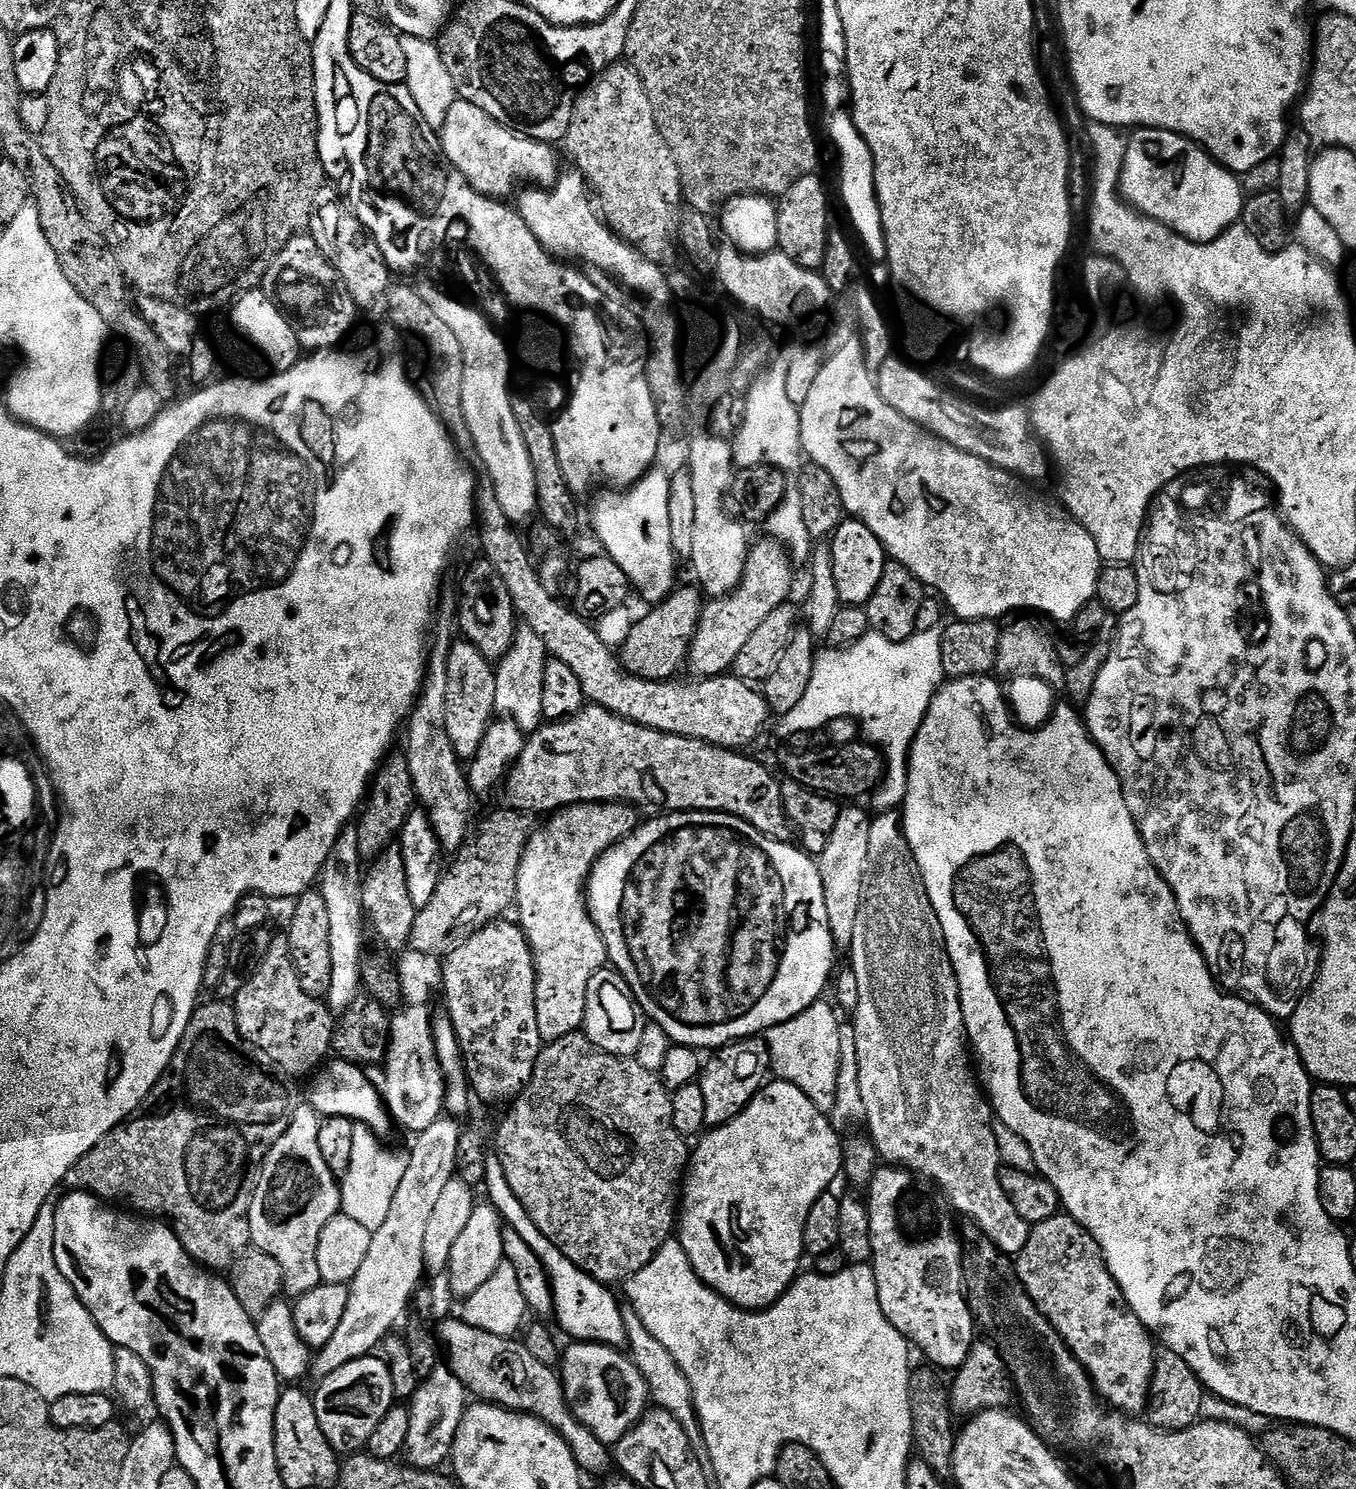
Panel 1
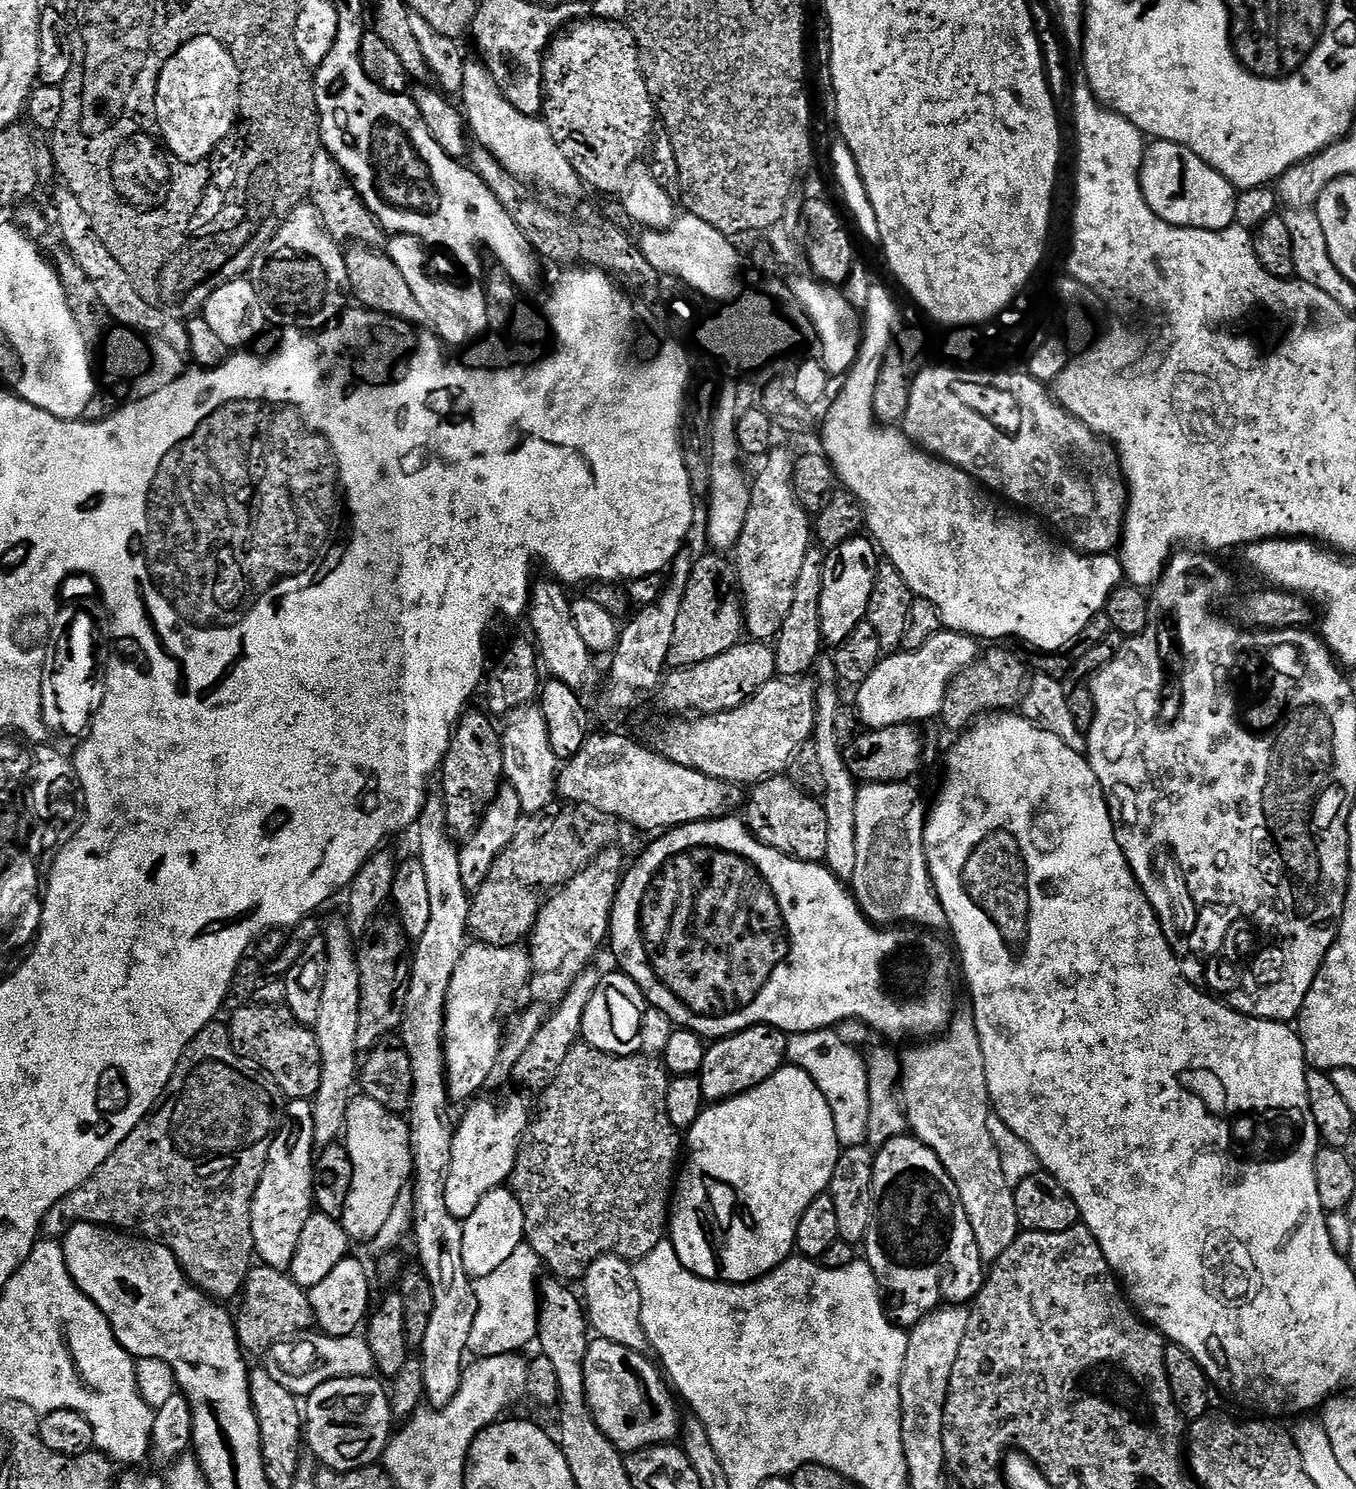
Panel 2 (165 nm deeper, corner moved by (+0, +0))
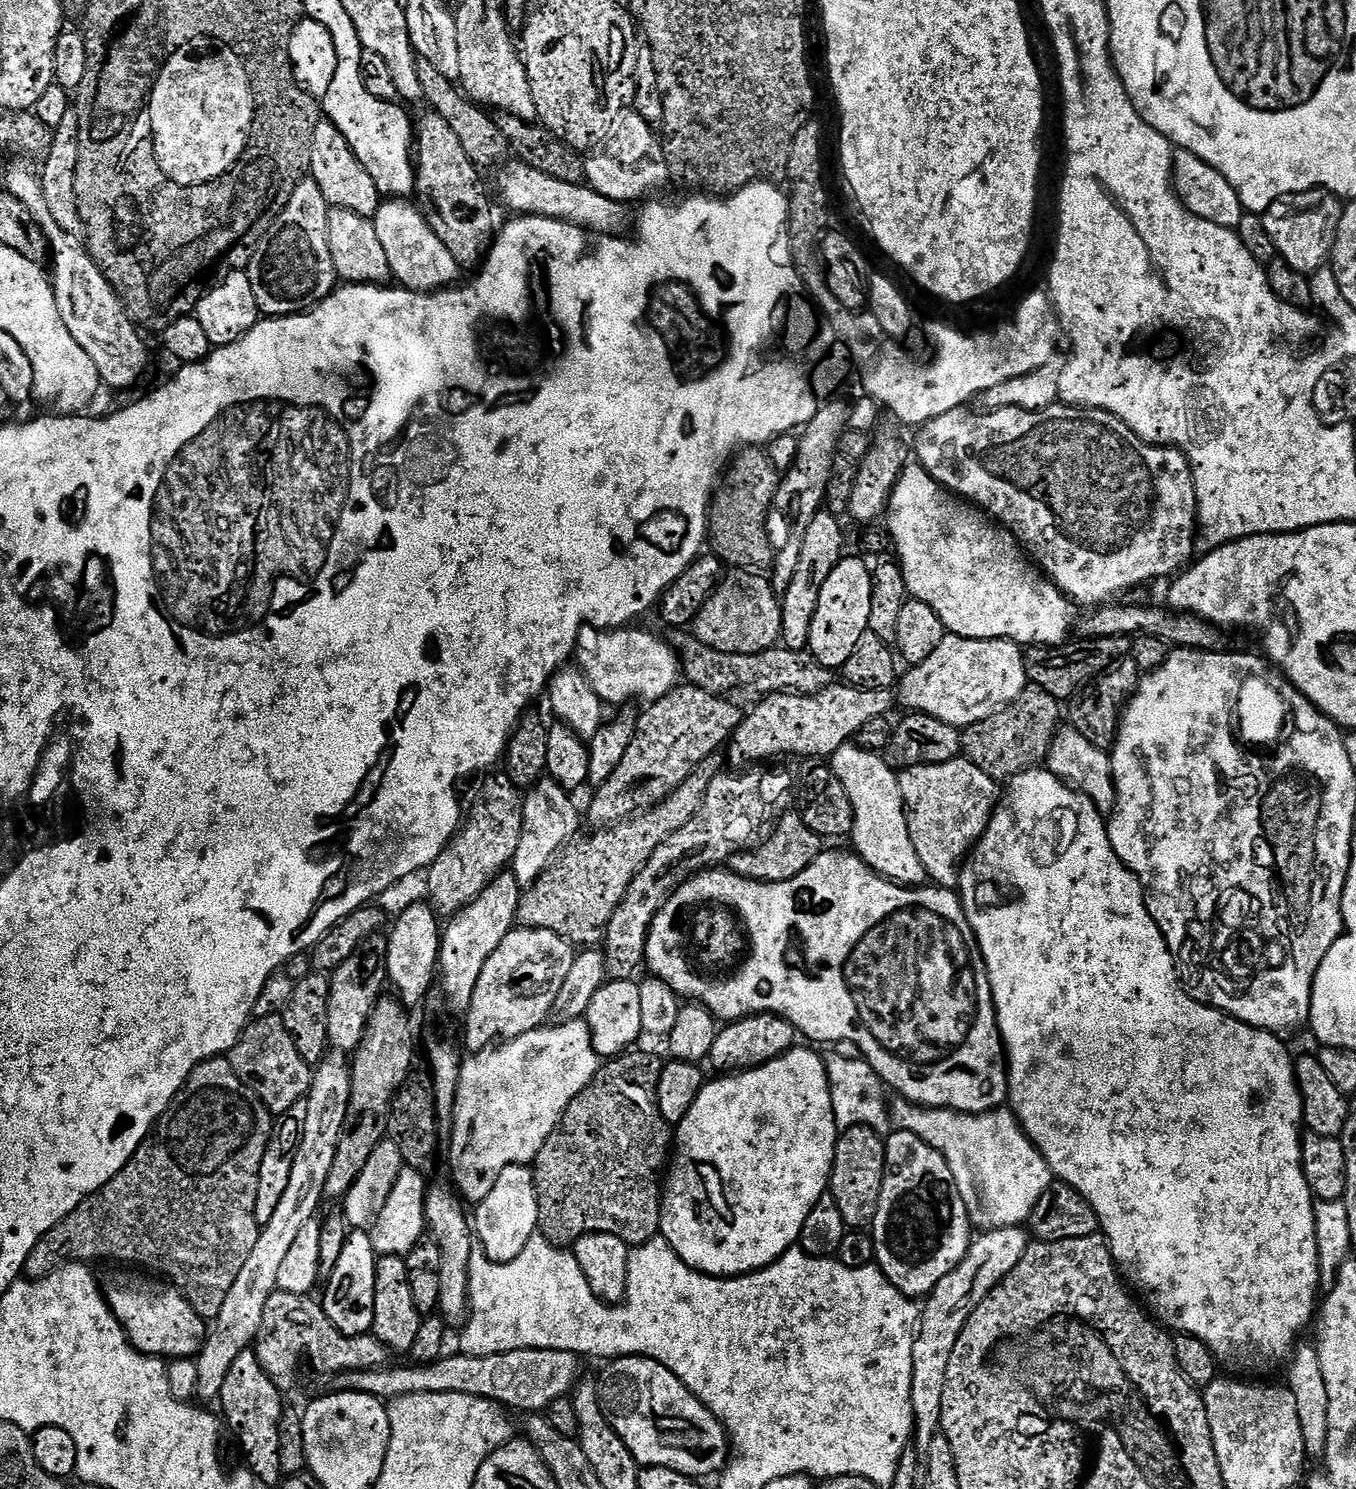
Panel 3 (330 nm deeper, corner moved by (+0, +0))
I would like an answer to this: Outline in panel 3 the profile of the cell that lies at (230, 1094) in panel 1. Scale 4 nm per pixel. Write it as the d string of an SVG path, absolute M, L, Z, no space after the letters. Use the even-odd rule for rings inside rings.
M215 1056L213 1060L204 1060L188 1076L188 1081L182 1086L182 1090L175 1098L172 1104L161 1114L152 1131L138 1146L134 1158L126 1162L126 1166L117 1174L113 1180L106 1182L92 1196L87 1196L80 1205L77 1206L54 1230L50 1230L40 1241L34 1250L30 1250L30 1258L26 1258L24 1263L23 1275L33 1280L40 1280L43 1276L61 1268L64 1264L73 1262L93 1262L92 1260L121 1260L124 1266L139 1266L157 1277L163 1278L172 1287L182 1292L194 1306L194 1310L205 1322L215 1321L216 1315L222 1310L222 1304L226 1302L226 1296L234 1287L234 1282L238 1278L238 1273L242 1271L242 1266L246 1258L250 1258L254 1250L254 1242L258 1242L262 1225L256 1221L256 1203L258 1202L258 1174L262 1170L262 1158L266 1154L266 1146L269 1138L272 1137L274 1127L274 1117L259 1100L253 1096L251 1090L234 1074L234 1066L224 1056Z

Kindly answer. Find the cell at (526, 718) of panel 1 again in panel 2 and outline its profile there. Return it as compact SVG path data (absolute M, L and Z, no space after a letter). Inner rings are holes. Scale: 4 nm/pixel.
M529 706L513 715L507 721L508 729L502 732L504 742L504 780L507 787L518 794L518 802L522 804L525 814L544 814L549 811L552 799L558 796L558 761L554 750L550 750L550 734L546 730L546 718L538 706Z

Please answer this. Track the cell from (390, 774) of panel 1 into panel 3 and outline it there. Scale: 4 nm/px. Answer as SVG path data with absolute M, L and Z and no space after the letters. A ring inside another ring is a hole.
M375 934L366 937L358 948L354 950L354 954L350 954L350 958L346 958L346 962L342 962L342 966L338 966L338 970L331 973L330 998L328 999L328 1043L333 1049L337 1048L340 1052L352 1054L359 1048L364 1037L366 1022L370 1018L370 1014L374 1010L377 1001L385 993L386 985L388 984L387 953L387 935Z

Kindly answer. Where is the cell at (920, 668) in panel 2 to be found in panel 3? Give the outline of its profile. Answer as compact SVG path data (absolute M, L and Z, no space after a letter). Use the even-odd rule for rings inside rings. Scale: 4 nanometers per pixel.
M945 634L938 650L934 650L934 654L926 658L926 662L911 665L907 669L908 673L899 677L899 703L901 700L908 707L909 713L938 718L938 722L946 722L961 730L969 728L988 720L1020 699L1024 689L1030 684L1027 670L1024 669L1024 655L1021 645L1015 640L967 640L961 636Z

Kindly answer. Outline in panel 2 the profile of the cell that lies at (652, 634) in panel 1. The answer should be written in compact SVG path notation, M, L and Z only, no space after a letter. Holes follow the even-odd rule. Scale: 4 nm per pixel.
M712 554L697 559L692 566L692 577L682 598L682 610L678 610L678 623L674 626L674 642L670 642L669 665L673 669L692 667L696 663L707 662L718 654L726 654L734 645L741 643L746 636L744 622L744 601L740 595L740 579L735 563L727 555Z

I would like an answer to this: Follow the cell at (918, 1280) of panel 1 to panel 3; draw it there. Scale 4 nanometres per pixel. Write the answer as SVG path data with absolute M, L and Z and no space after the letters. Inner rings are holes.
M899 1130L887 1137L884 1149L888 1166L884 1170L876 1217L870 1225L872 1245L876 1251L875 1263L902 1295L924 1298L934 1290L934 1286L938 1286L938 1282L942 1282L942 1278L946 1278L946 1274L959 1266L962 1258L966 1258L968 1245L974 1239L974 1228L968 1219L968 1207L956 1189L954 1174L950 1174L950 1166L942 1153L922 1142L922 1138Z

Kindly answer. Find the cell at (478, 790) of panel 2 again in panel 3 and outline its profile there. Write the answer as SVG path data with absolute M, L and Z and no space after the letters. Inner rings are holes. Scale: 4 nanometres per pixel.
M500 774L500 776L489 775L484 785L480 788L480 801L472 808L472 813L467 813L466 819L463 821L462 827L459 832L453 836L450 843L444 847L442 854L438 854L438 858L433 862L430 867L426 870L426 876L428 876L428 896L427 899L430 901L433 909L437 913L443 914L443 912L448 912L447 914L455 914L462 911L470 902L474 902L481 894L482 890L486 890L486 886L492 881L492 879L501 872L505 871L511 865L514 854L518 850L518 842L522 842L522 818L524 817L524 796L522 795L521 789L514 786L514 782L506 774Z

